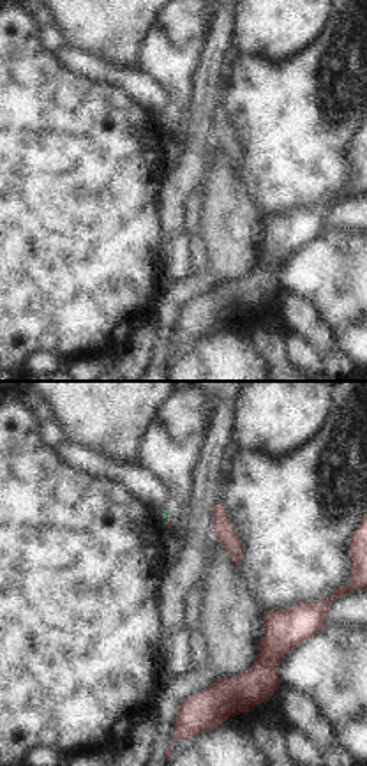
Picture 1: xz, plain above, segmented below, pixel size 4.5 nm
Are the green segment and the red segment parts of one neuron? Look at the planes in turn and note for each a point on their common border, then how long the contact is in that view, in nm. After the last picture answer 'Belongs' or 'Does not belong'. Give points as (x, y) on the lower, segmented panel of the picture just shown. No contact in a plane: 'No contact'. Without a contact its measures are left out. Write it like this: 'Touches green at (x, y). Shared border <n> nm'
Touches green at (166, 523). Shared border 40 nm

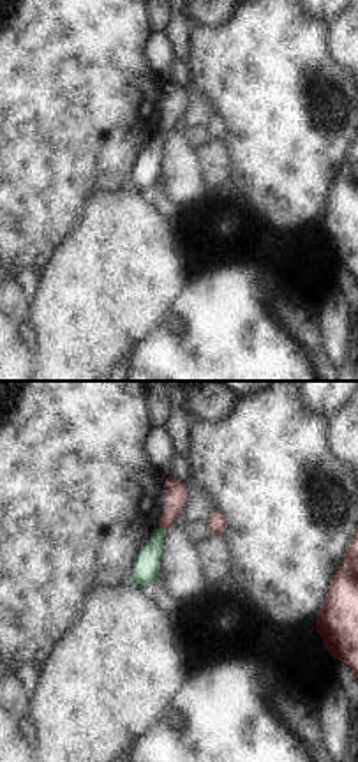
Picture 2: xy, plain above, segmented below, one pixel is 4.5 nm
Touches green at (163, 528). Shared border 30 nm

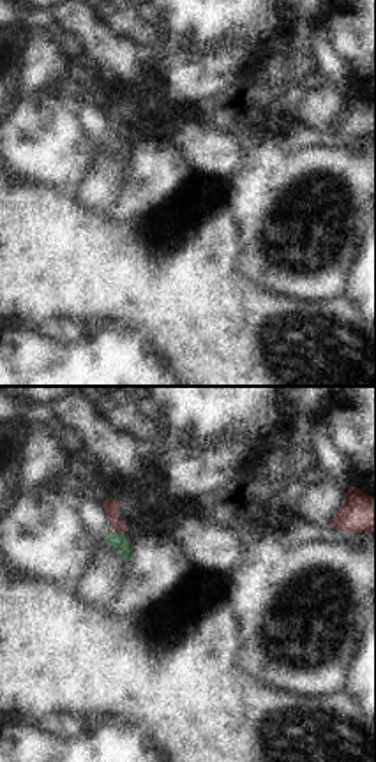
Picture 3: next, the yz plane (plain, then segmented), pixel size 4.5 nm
Touches green at (120, 533). Shared border 50 nm

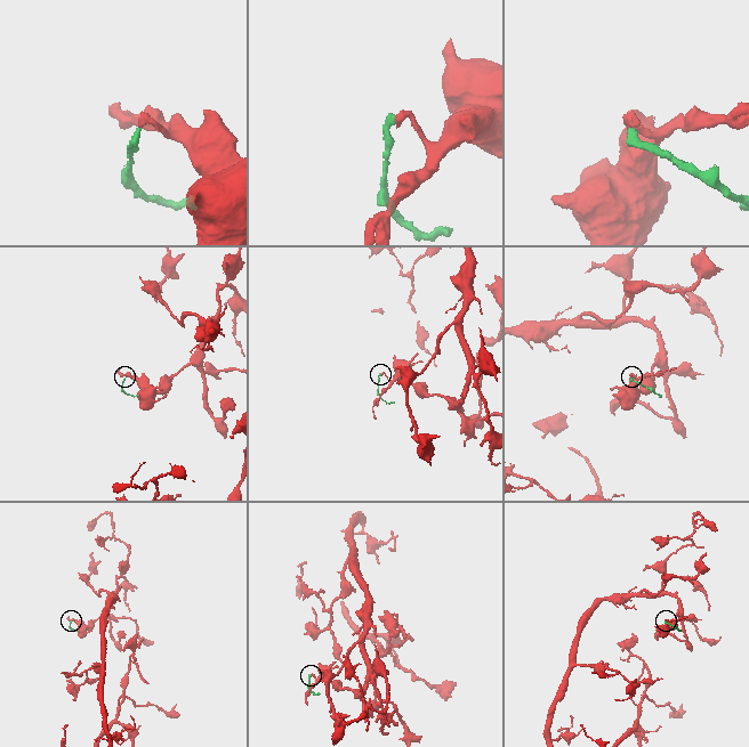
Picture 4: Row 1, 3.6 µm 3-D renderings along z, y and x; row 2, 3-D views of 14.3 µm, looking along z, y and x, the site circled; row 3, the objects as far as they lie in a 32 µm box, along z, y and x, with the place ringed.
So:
Does not belong

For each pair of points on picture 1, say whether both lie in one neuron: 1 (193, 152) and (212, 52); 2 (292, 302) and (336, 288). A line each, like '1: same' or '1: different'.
1: same
2: different

